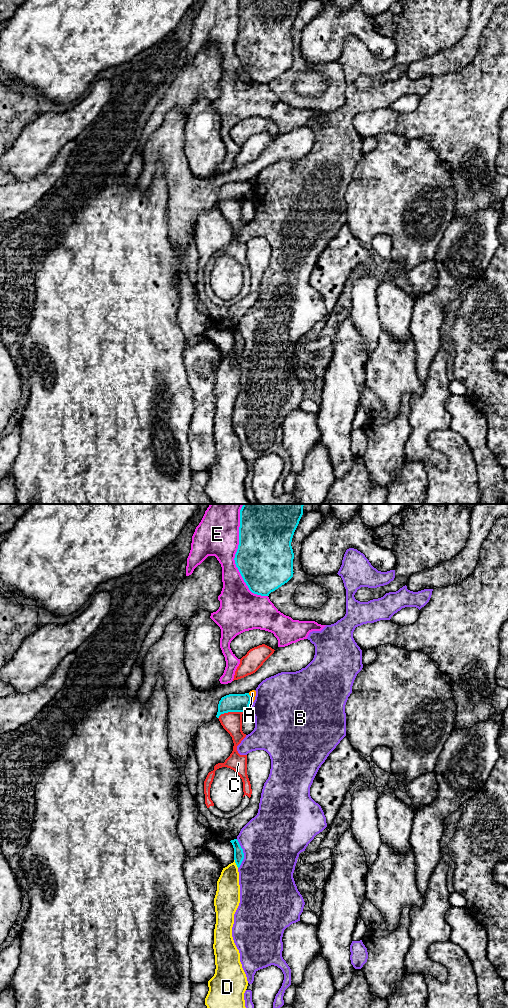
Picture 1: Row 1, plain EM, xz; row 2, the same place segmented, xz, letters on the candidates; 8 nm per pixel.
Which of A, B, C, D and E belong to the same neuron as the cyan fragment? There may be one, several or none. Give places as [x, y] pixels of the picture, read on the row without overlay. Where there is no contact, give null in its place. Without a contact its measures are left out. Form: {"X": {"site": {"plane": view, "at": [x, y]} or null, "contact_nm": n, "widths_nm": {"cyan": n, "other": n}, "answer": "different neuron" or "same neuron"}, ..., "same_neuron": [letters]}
{"A": {"site": {"plane": "xz", "at": [250, 188]}, "contact_nm": 120, "widths_nm": {"cyan": 140, "other": 50}, "answer": "different neuron"}, "B": {"site": {"plane": "xz", "at": [243, 342]}, "contact_nm": 240, "widths_nm": {"cyan": 80, "other": 480}, "answer": "different neuron"}, "C": {"site": {"plane": "xz", "at": [229, 199]}, "contact_nm": 200, "widths_nm": {"cyan": 140, "other": 160}, "answer": "different neuron"}, "D": {"site": {"plane": "xz", "at": [235, 350]}, "contact_nm": 80, "widths_nm": {"cyan": 80, "other": 190}, "answer": "different neuron"}, "E": {"site": {"plane": "xz", "at": [234, 47]}, "contact_nm": 700, "widths_nm": {"cyan": 460, "other": 340}, "answer": "different neuron"}, "same_neuron": []}

